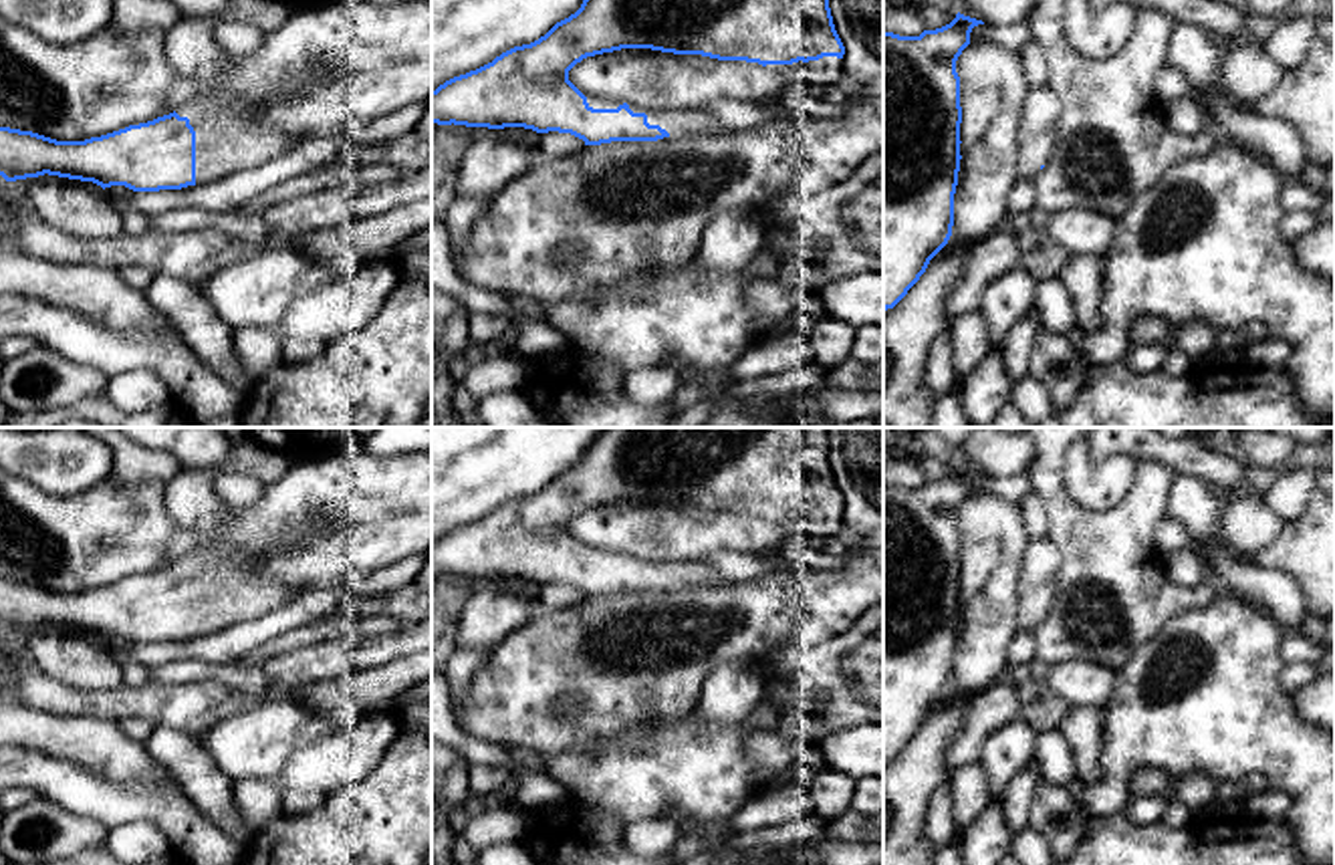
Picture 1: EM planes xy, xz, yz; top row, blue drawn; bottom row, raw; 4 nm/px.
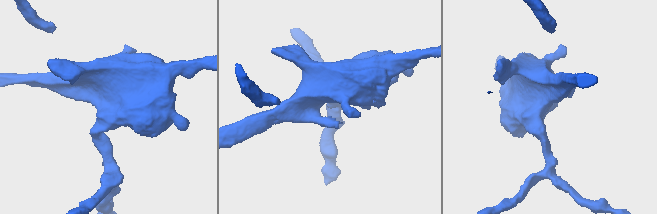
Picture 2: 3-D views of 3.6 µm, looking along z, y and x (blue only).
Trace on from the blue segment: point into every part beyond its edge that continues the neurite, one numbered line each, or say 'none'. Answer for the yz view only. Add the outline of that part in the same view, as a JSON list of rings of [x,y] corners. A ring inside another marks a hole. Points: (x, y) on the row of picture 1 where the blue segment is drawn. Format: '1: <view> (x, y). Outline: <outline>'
1: yz (1041, 111). Outline: [[[1049,85],[1028,89],[1018,131],[1018,177],[1035,181],[1041,167],[1051,161],[1061,113],[1061,99]]]

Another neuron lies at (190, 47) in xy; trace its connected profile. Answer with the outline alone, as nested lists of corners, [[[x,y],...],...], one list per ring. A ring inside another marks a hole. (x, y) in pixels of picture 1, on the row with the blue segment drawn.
[[[179,18],[165,36],[167,60],[190,79],[212,81],[222,75],[232,56],[214,40],[214,22]]]

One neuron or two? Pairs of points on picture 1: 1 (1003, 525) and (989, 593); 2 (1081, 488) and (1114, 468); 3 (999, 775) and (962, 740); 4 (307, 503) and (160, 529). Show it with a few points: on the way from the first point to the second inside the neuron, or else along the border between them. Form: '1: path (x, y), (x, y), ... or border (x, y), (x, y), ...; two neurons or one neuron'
1: path (993, 541), (991, 577); one neuron
2: path (1089, 482), (1100, 482), (1106, 476); one neuron
3: border (1011, 720), (1003, 722), (987, 738), (979, 761); two neurons
4: path (271, 531), (196, 539); one neuron

